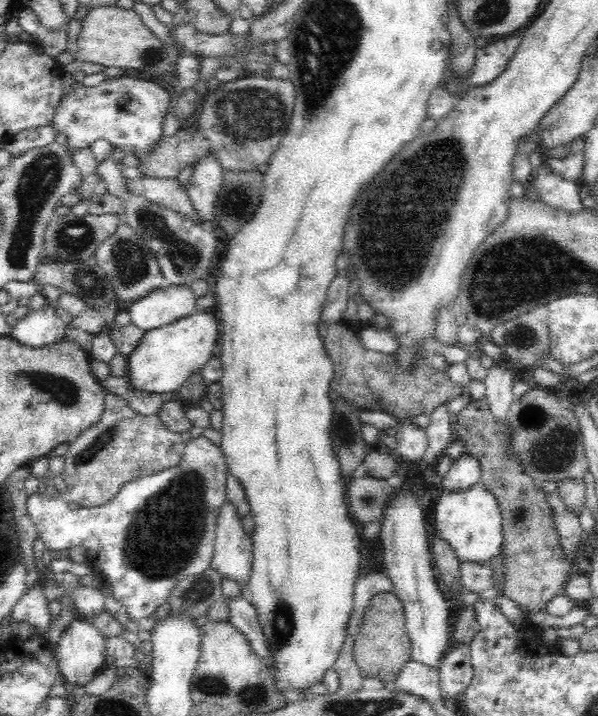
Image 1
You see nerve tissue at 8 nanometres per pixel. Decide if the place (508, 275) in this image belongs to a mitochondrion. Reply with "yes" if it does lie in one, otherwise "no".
yes

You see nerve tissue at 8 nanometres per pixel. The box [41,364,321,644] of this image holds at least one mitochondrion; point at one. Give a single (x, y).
(164, 537)

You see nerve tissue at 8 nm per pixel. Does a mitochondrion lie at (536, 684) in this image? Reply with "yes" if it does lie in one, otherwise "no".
no

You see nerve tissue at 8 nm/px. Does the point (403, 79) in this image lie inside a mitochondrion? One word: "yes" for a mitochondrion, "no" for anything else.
no

